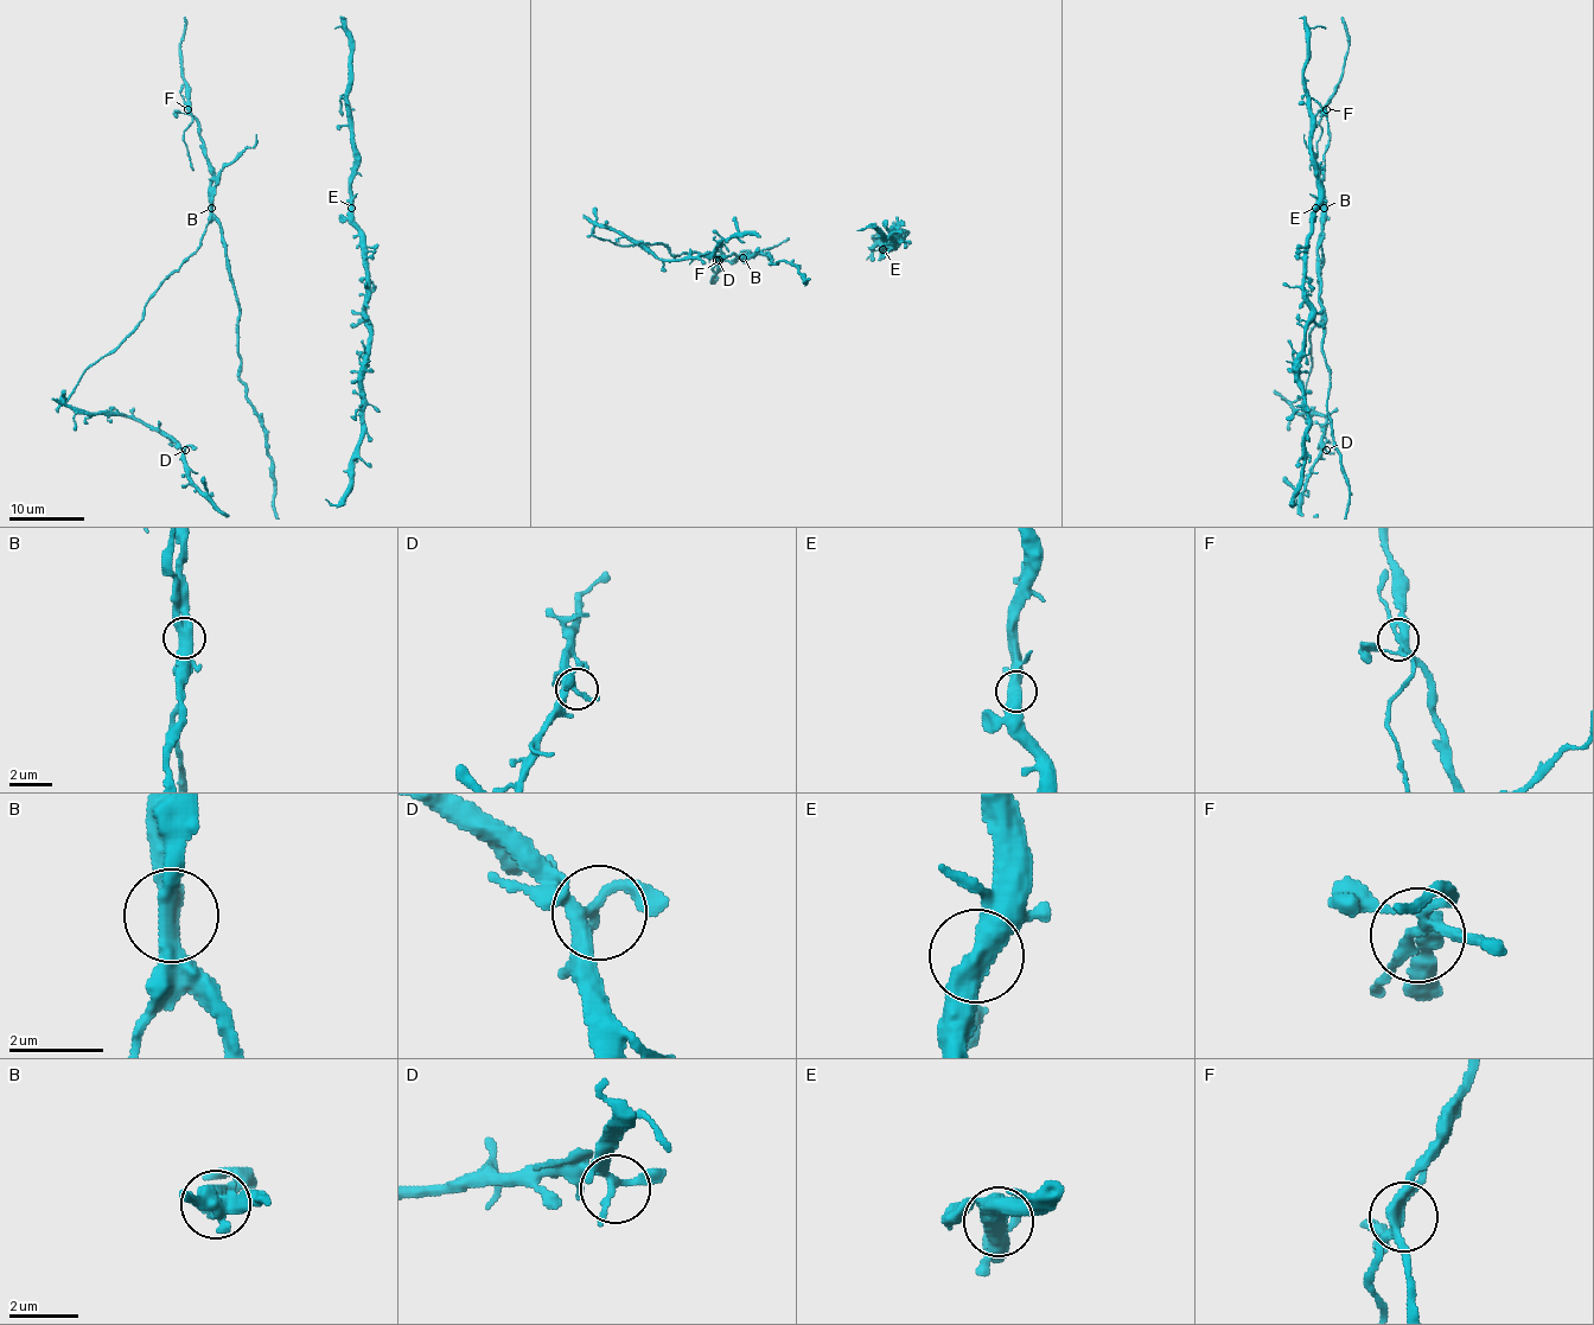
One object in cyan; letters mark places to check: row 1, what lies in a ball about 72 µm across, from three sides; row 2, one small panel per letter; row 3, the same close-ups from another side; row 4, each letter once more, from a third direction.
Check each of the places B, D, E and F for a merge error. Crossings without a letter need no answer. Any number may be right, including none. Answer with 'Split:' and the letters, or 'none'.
Split: B, F

